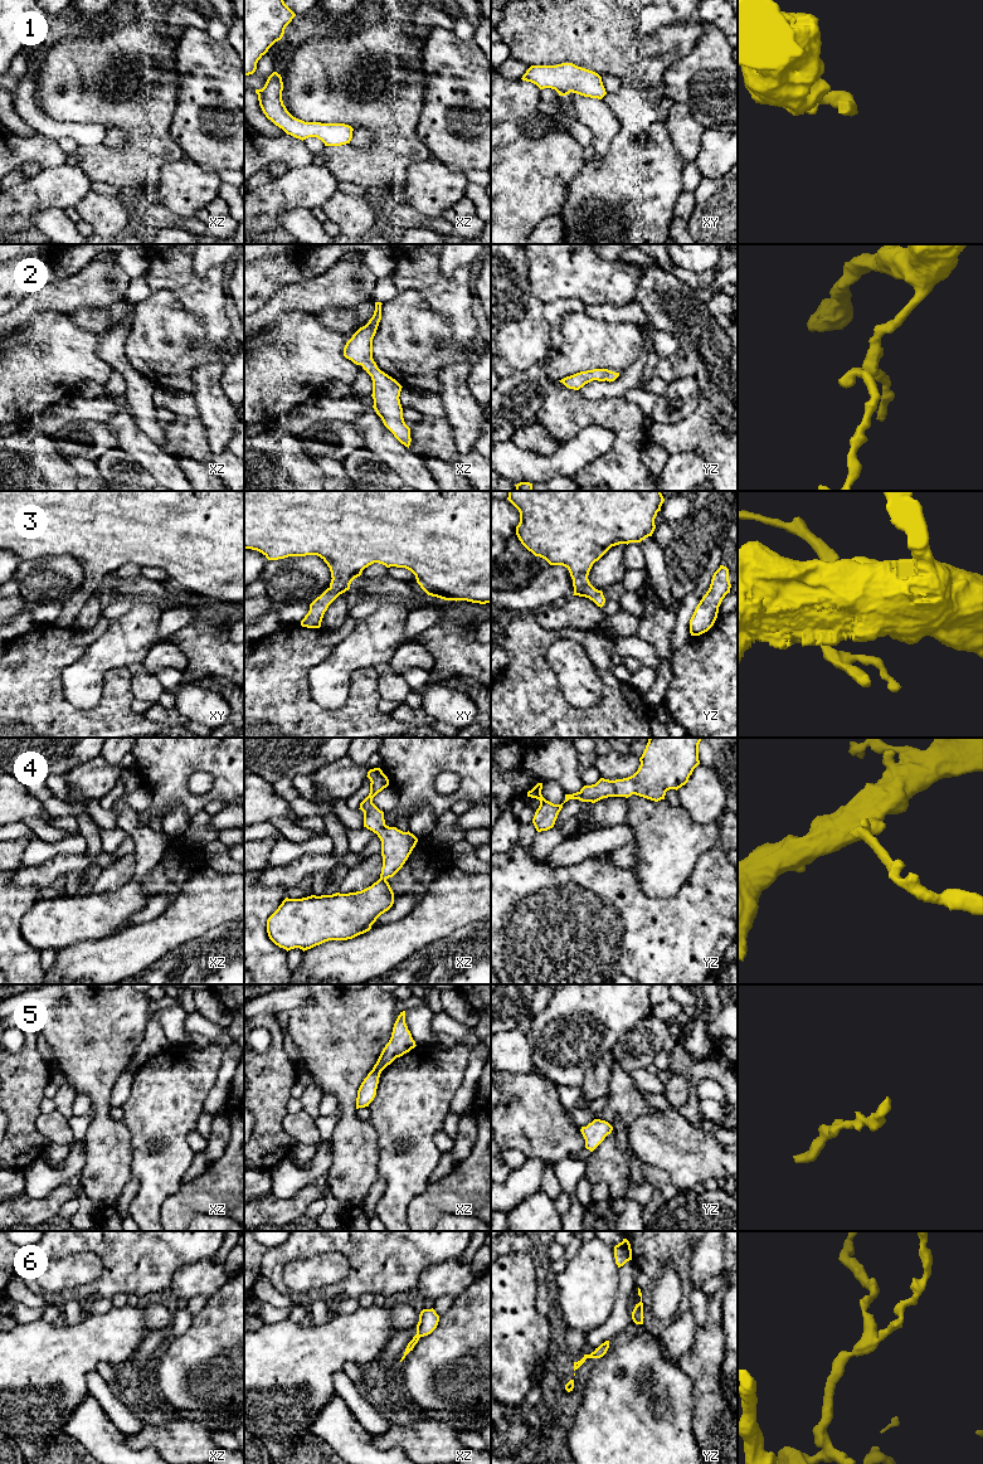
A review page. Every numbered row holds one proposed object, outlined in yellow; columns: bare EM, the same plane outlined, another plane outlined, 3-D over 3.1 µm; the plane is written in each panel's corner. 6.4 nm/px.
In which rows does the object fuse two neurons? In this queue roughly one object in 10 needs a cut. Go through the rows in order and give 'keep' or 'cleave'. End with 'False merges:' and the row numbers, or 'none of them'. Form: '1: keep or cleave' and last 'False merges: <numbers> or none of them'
1: keep
2: keep
3: keep
4: keep
5: keep
6: keep
False merges: none of them

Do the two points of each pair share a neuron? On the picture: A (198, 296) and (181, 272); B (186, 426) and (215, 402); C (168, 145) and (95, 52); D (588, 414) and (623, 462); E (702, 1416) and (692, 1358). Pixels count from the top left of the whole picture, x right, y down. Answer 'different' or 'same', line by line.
A: same
B: different
C: same
D: same
E: same

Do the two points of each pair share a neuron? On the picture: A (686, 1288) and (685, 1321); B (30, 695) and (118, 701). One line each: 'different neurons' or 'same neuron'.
A: different neurons
B: same neuron

